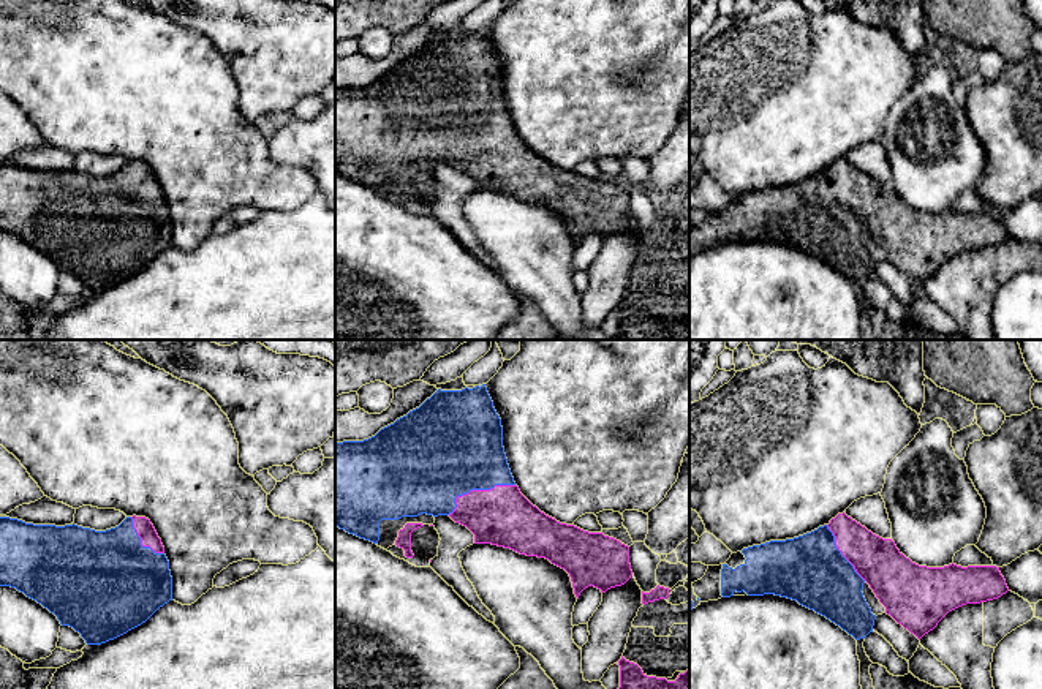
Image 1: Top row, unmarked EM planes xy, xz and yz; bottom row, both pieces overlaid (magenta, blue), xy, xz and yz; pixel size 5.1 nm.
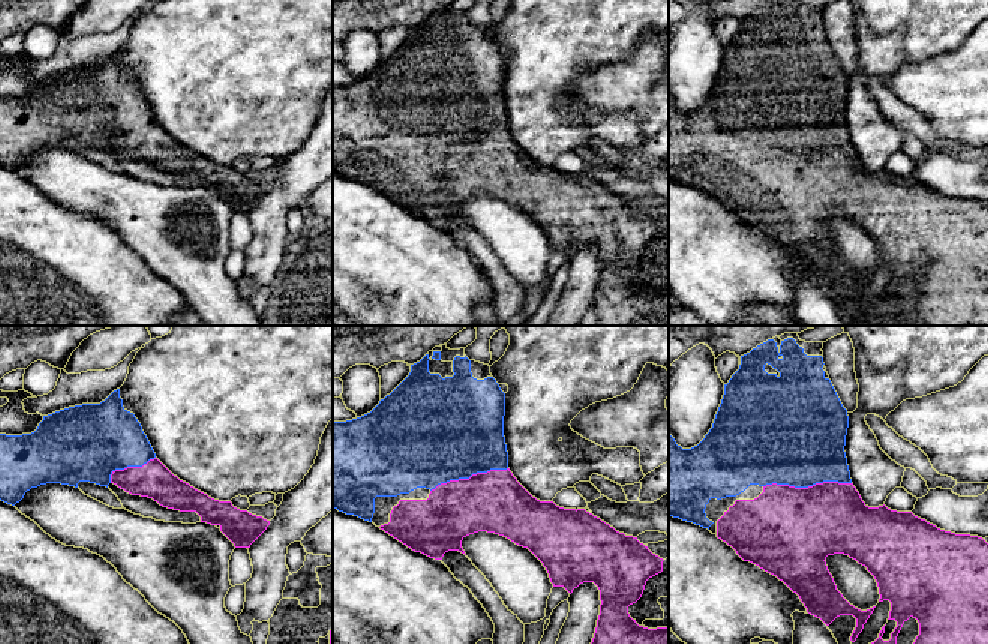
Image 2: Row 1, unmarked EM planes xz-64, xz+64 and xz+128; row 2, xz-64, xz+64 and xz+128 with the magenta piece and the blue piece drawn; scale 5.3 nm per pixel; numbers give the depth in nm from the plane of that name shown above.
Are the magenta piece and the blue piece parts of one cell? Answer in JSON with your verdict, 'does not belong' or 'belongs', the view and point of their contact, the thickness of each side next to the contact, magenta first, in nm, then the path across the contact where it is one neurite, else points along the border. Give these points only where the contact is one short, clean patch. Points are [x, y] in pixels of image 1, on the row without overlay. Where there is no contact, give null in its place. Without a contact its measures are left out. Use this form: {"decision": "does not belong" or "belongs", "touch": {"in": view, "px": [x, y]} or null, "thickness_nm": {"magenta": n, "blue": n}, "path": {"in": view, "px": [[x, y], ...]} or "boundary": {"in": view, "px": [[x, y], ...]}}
{"decision": "belongs", "touch": {"in": "xz", "px": [476, 136]}, "thickness_nm": {"magenta": 300, "blue": 480}}

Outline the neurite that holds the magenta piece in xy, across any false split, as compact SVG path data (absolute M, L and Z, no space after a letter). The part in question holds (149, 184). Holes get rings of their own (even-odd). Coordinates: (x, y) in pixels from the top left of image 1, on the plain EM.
M136 161L106 177L0 163L0 232L16 234L41 250L87 291L126 280L172 247L172 223L161 185L149 164Z

